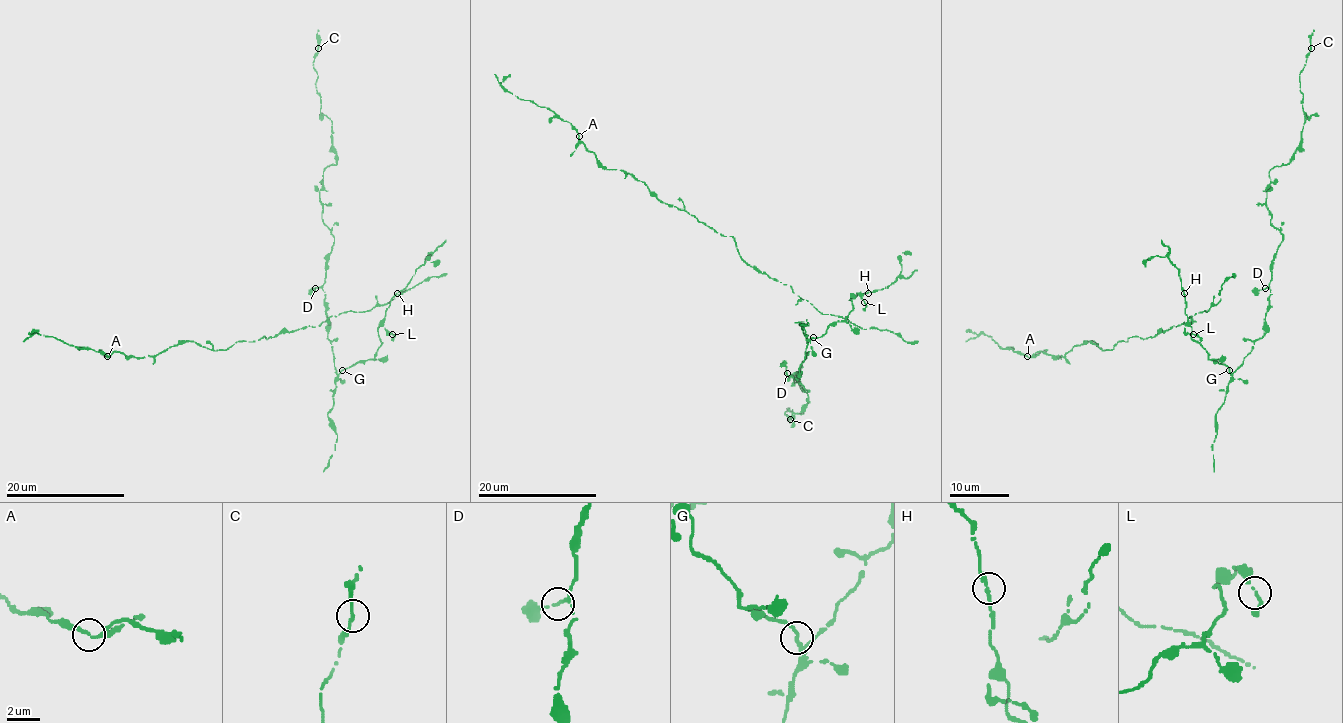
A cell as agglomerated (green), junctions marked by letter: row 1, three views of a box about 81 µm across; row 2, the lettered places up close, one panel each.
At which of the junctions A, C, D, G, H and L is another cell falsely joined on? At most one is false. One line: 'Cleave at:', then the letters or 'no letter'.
Cleave at: no letter

